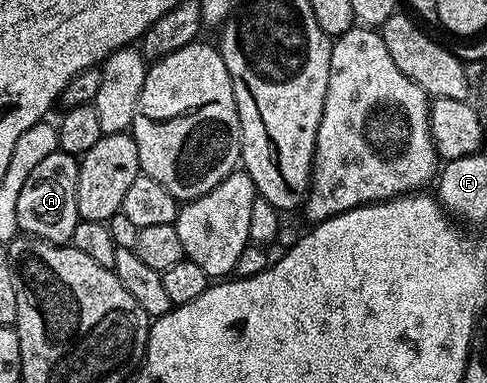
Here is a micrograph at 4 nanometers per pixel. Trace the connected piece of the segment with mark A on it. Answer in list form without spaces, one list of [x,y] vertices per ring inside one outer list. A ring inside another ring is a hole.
[[[57,152],[46,156],[26,180],[22,196],[18,196],[18,224],[27,237],[39,238],[53,244],[71,243],[74,228],[82,221],[78,212],[76,181],[80,175],[80,163],[73,155]]]

